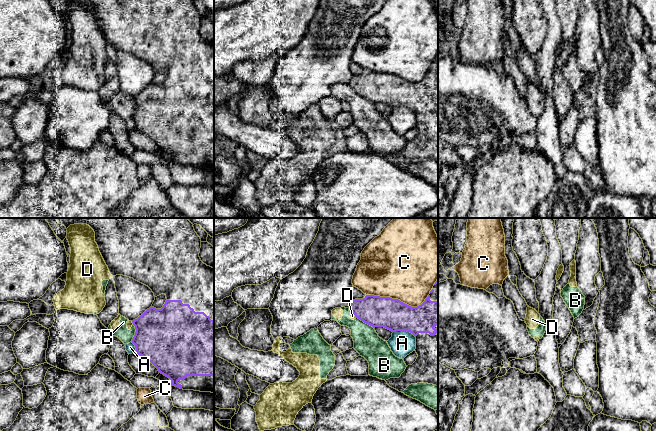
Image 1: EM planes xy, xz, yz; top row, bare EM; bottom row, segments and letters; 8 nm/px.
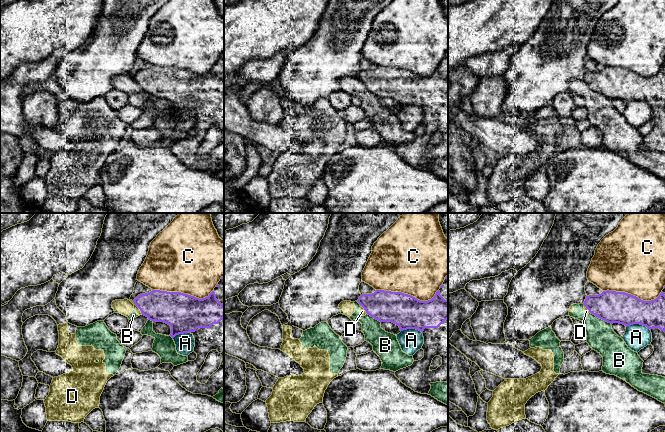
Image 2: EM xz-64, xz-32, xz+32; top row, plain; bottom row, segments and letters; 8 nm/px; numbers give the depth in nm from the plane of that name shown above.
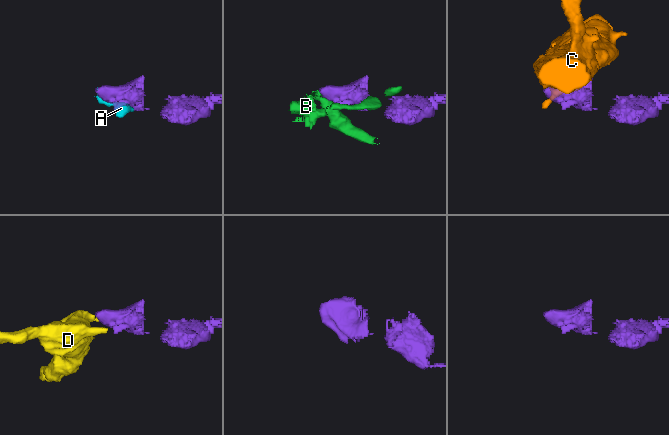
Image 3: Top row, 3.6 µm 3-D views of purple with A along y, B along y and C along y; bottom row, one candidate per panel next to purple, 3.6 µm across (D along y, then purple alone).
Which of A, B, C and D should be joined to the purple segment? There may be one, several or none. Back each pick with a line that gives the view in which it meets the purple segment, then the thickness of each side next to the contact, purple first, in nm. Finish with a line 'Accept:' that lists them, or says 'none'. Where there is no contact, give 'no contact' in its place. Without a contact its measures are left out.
Accept: none

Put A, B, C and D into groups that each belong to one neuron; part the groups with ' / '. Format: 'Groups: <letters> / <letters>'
Groups: A / B D / C

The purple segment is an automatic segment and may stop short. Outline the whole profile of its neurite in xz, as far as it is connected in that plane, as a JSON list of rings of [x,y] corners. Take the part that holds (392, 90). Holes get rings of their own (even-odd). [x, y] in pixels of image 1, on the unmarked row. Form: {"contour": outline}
{"contour": [[[436,57],[425,77],[411,83],[398,75],[366,71],[363,75],[352,76],[349,86],[364,99],[375,103],[384,103],[392,108],[407,107],[416,113],[416,137],[408,141],[399,154],[386,156],[387,160],[403,168],[409,161],[428,159],[438,162],[438,58]]]}

